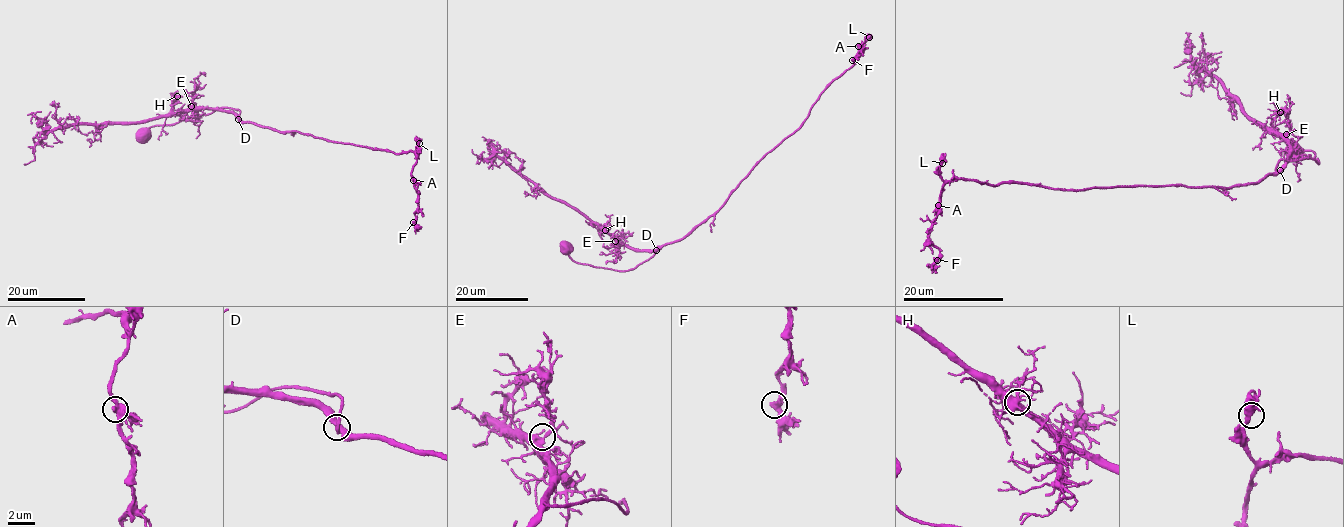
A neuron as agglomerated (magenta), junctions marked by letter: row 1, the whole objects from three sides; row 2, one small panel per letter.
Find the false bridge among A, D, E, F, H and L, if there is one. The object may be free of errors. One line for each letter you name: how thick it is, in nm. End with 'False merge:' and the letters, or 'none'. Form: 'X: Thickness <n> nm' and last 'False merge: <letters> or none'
False merge: none

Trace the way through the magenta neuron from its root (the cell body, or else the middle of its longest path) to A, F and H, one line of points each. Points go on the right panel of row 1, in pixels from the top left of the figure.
A: (1295, 151), (1318, 164), (1281, 160), (1259, 182), (1225, 190), (961, 178), (938, 205)
F: (1295, 151), (1312, 151), (1318, 164), (1281, 160), (1259, 182), (1225, 190), (952, 180), (931, 224), (937, 260)
H: (1295, 151), (1312, 151), (1318, 164), (1309, 158), (1284, 159), (1276, 169), (1291, 149), (1272, 125), (1280, 112)

